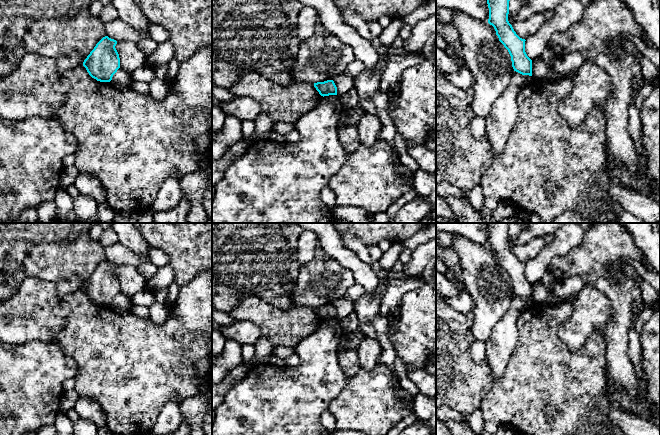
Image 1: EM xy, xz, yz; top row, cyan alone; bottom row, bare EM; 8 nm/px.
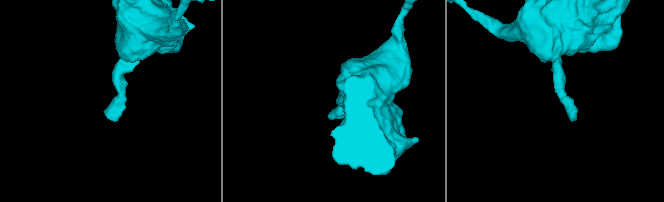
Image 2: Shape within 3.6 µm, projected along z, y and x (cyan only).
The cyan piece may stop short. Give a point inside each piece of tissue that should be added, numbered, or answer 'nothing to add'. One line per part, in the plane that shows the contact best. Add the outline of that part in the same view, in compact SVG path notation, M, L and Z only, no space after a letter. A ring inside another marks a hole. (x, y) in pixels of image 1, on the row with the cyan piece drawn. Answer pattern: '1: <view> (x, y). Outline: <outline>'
nothing to add

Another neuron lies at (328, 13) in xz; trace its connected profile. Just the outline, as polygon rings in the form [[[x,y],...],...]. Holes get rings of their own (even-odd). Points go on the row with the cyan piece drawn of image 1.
[[[299,0],[303,6],[310,6],[317,12],[318,21],[323,24],[330,34],[351,46],[357,61],[365,65],[365,69],[374,70],[379,54],[370,41],[363,38],[357,29],[345,22],[340,9],[333,0]]]

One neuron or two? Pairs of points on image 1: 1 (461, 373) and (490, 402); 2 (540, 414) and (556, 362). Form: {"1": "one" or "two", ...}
{"1": "two", "2": "one"}

